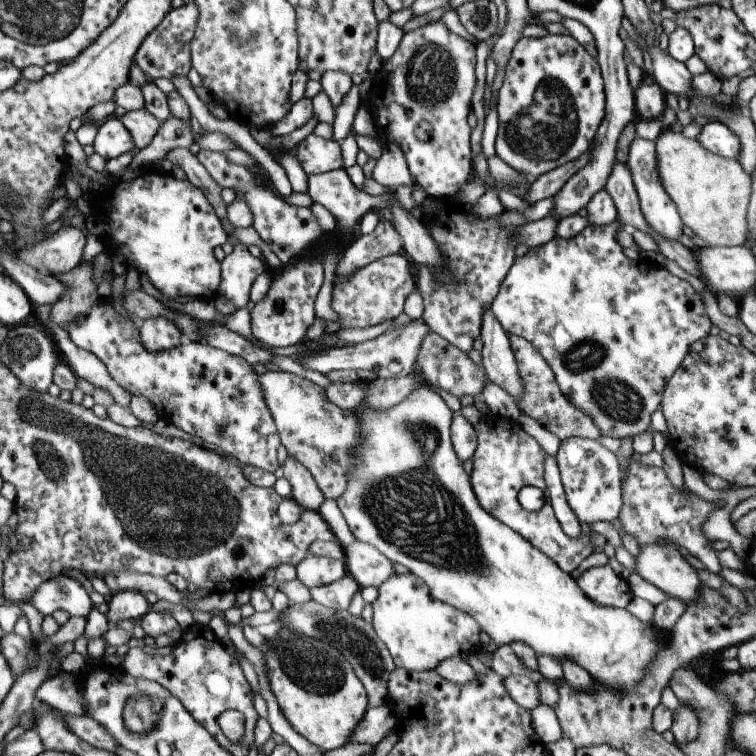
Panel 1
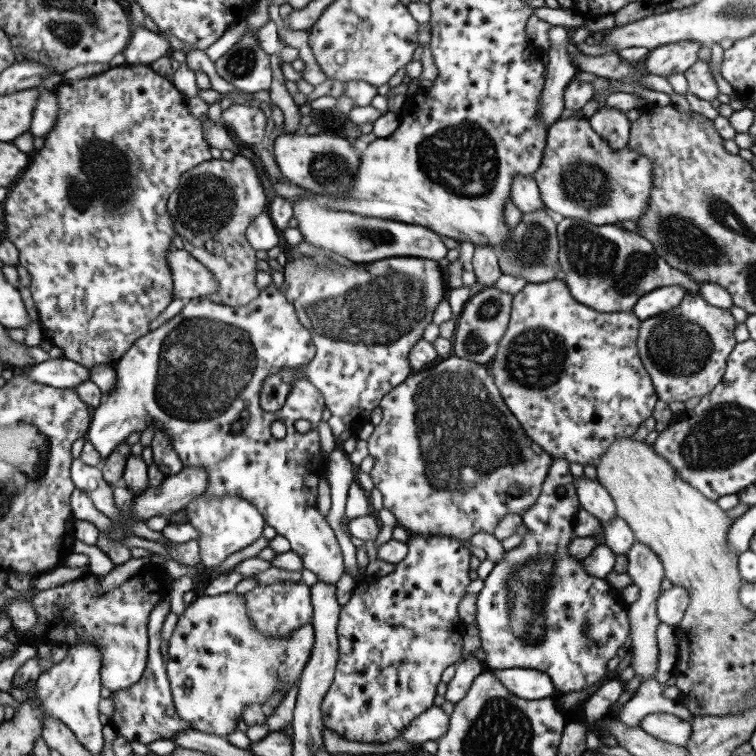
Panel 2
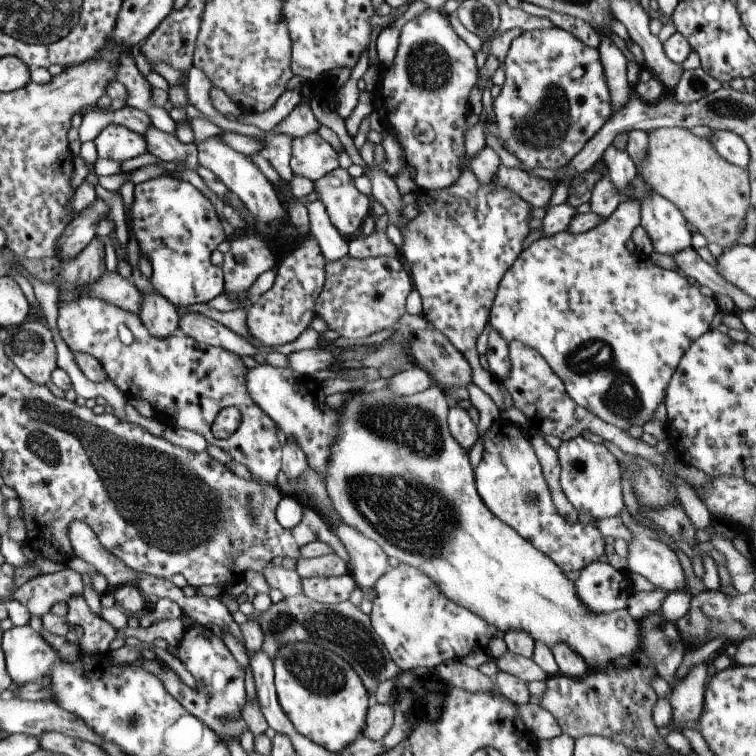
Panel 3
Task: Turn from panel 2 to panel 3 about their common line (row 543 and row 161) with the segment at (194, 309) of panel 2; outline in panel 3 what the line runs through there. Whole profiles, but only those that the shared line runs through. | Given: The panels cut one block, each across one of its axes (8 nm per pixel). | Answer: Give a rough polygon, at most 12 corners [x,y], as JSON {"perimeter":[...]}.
{"perimeter":[[316,133],[293,137],[288,166],[313,183],[338,168]]}

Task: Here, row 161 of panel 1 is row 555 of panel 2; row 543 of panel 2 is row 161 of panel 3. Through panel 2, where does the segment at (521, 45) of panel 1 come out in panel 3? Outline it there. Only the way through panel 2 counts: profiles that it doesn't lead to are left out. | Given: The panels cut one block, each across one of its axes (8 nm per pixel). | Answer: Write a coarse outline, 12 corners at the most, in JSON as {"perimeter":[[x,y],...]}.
{"perimeter":[[521,32],[492,101],[499,144],[565,167],[612,114],[597,50]]}

